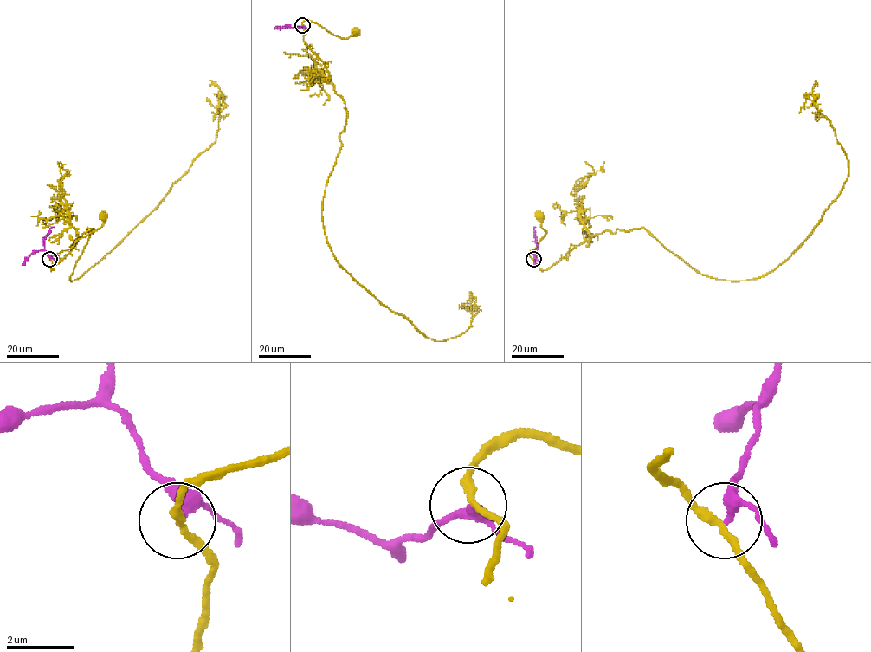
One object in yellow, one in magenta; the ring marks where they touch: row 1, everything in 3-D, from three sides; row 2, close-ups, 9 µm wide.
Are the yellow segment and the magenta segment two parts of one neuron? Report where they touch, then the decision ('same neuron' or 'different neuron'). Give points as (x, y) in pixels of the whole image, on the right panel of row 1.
place (533, 259); different neuron

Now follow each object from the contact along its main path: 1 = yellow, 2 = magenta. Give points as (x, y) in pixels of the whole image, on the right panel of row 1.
1: (532, 259), (528, 254), (529, 252), (546, 233), (539, 216)
2: (533, 259), (536, 250), (536, 265)

